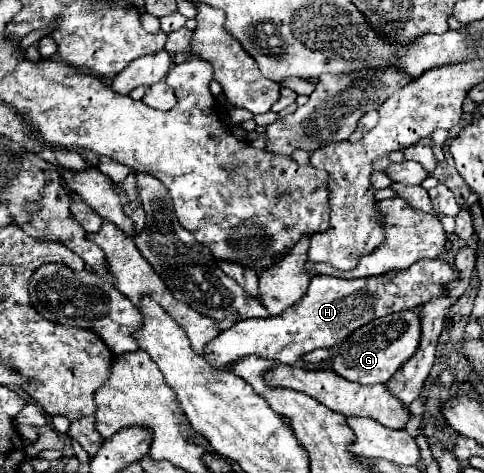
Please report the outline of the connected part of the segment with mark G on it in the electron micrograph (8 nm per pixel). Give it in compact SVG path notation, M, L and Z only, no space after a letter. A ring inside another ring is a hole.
M416 311L390 313L366 323L364 327L348 335L338 347L338 353L332 361L332 371L336 371L340 377L348 381L356 381L362 385L386 383L400 369L400 365L414 355L418 343L420 343L418 313Z

